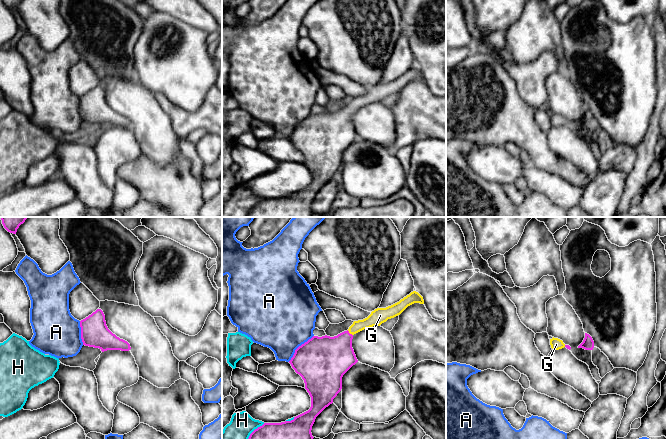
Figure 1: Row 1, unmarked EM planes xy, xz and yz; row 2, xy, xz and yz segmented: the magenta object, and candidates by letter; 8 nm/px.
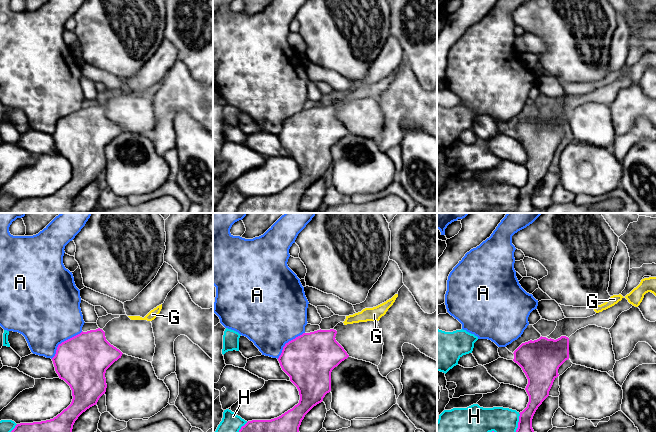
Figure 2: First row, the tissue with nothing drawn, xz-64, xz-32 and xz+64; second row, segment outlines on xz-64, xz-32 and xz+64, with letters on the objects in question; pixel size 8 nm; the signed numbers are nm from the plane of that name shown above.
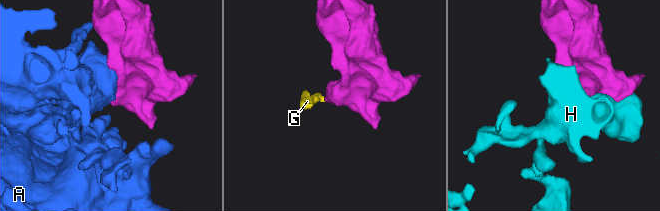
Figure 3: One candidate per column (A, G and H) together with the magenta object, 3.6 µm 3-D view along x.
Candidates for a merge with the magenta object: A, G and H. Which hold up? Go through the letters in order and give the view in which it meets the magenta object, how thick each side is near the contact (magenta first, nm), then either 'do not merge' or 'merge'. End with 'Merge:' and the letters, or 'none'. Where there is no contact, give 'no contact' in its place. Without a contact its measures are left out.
A: meets magenta in xz; 400 nm thick on the magenta side, 480 nm on the other; do not merge
G: meets magenta in xz; 340 nm thick on the magenta side, 120 nm on the other; merge
H: meets magenta in xz; 300 nm thick on the magenta side, 220 nm on the other; do not merge
Merge: G

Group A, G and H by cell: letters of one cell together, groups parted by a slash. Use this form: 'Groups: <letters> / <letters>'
Groups: A / G / H

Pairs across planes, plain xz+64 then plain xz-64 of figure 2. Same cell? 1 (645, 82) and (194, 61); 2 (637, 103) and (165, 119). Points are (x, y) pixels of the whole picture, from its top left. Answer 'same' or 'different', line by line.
1: same
2: same

